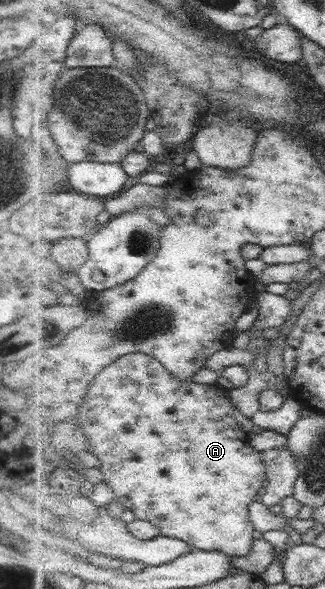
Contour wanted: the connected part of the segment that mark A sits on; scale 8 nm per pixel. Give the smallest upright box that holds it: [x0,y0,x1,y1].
[79,353,268,557]

